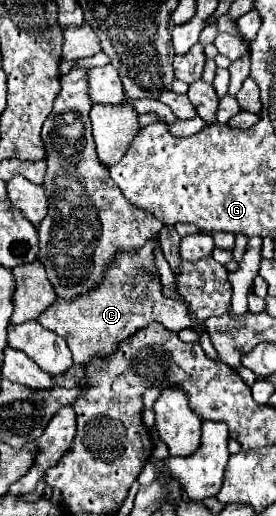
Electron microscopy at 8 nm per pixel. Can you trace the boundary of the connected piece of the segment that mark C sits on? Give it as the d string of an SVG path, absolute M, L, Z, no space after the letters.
M149 239L143 247L131 251L119 251L111 263L107 263L105 275L99 287L87 291L85 295L77 295L75 299L57 299L49 309L39 315L39 323L61 335L71 353L75 363L89 363L97 355L115 353L117 347L131 337L135 331L143 329L151 321L163 323L169 331L181 331L191 327L191 319L187 307L173 299L161 295L159 287L159 273L153 259L155 239Z

